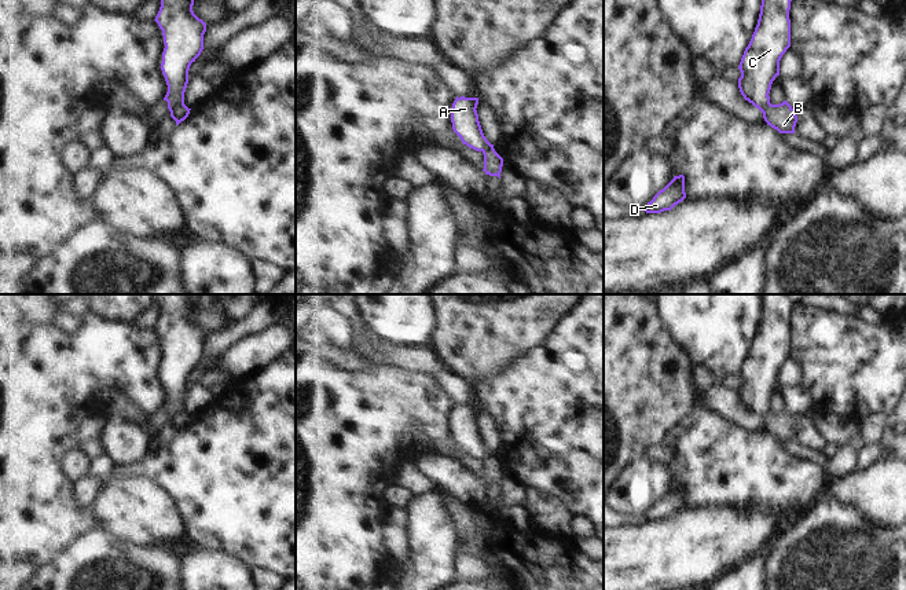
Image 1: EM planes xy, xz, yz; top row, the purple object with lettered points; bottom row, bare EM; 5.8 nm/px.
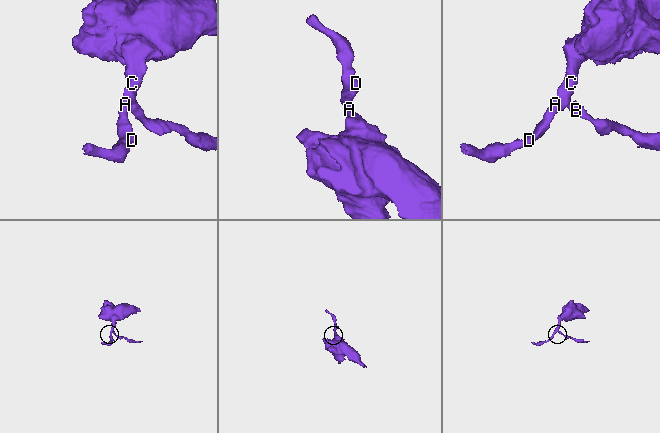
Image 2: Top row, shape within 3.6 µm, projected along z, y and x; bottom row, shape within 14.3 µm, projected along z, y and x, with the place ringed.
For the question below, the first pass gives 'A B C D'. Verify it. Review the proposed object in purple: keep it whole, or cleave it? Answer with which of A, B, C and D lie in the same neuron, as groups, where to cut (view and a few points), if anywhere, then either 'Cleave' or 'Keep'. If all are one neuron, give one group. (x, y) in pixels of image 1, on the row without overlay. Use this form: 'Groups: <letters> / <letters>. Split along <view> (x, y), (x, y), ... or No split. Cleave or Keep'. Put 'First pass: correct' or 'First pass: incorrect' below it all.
Groups: A C D / B. Split along xy (183, 410), (171, 421). Cleave
First pass: incorrect

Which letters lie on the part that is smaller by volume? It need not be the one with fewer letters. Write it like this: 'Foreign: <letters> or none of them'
Foreign: B

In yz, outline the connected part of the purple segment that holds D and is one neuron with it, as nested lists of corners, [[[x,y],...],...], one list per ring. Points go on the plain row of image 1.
[[[674,484],[674,487],[663,498],[660,498],[650,510],[648,510],[645,520],[661,521],[664,518],[671,518],[685,506],[685,484]]]

